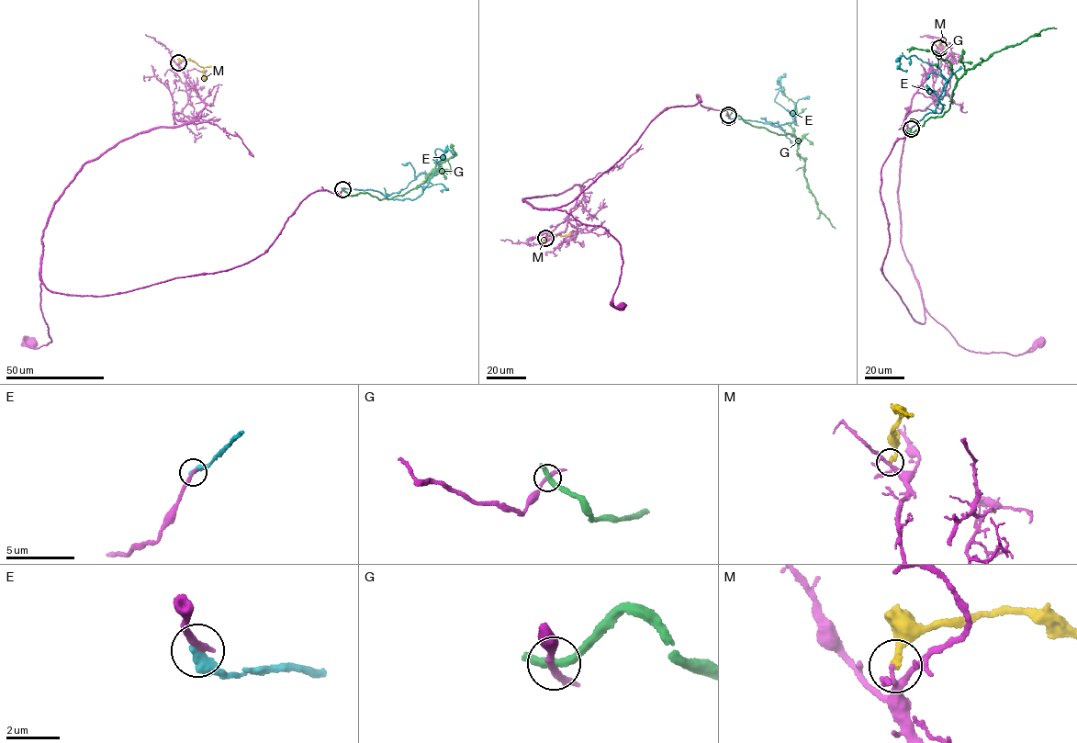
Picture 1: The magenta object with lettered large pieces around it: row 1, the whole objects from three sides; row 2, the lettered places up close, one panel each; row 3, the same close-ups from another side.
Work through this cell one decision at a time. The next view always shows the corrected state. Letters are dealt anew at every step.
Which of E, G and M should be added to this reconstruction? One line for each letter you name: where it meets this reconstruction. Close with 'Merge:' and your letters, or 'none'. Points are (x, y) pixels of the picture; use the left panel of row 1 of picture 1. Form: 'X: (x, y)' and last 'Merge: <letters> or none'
Merge: none

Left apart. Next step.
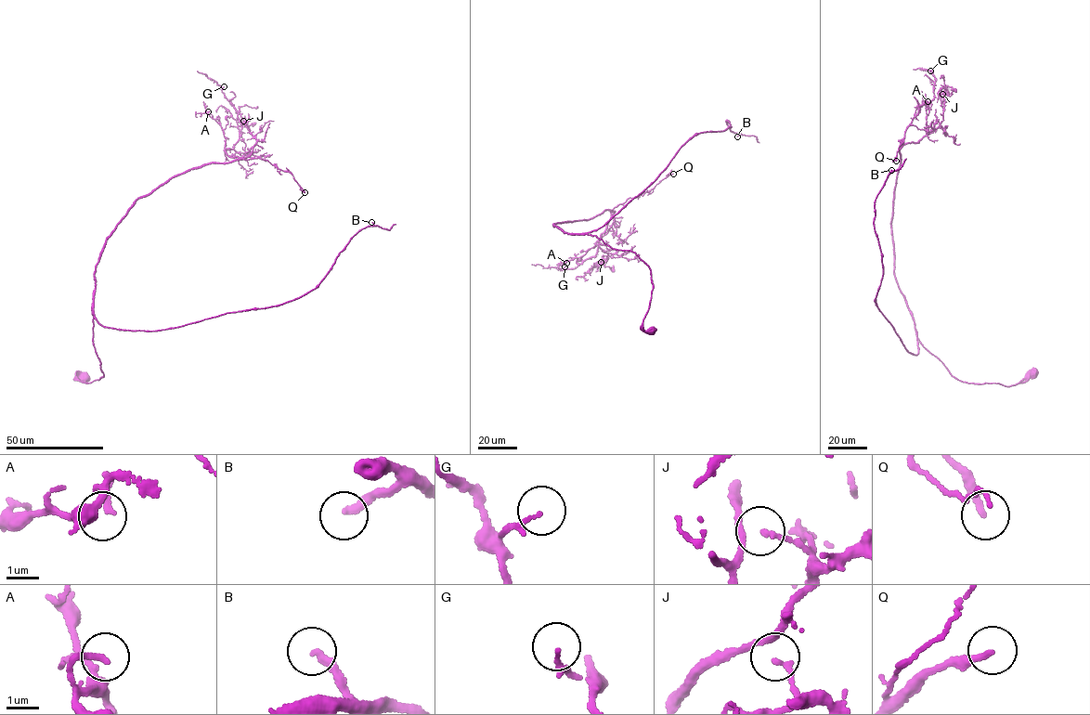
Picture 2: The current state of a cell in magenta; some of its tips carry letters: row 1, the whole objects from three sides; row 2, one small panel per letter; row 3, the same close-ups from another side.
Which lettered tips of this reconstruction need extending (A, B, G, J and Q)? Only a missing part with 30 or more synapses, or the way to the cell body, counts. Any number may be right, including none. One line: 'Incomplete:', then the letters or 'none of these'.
Incomplete: B

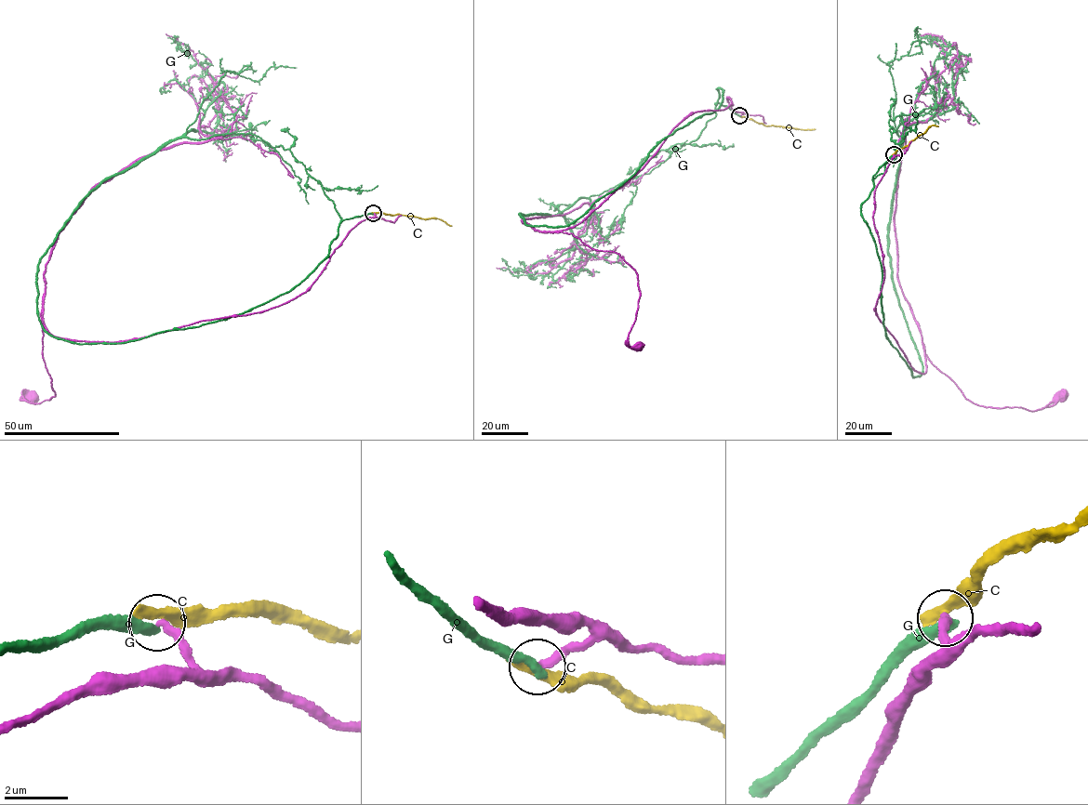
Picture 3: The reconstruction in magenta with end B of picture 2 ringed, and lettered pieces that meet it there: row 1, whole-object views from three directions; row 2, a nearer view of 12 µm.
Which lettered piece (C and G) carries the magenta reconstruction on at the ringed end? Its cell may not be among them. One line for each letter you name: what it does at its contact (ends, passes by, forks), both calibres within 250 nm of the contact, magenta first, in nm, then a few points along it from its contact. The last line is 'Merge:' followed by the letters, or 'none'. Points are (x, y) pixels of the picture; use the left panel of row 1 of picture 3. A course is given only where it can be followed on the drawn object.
Merge: none

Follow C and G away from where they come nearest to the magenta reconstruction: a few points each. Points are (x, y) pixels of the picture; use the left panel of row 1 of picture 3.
C: (373, 213), (437, 218), (452, 226)
G: (373, 213), (341, 219), (322, 187), (281, 145), (248, 135), (185, 136), (196, 131), (224, 84), (172, 37)

